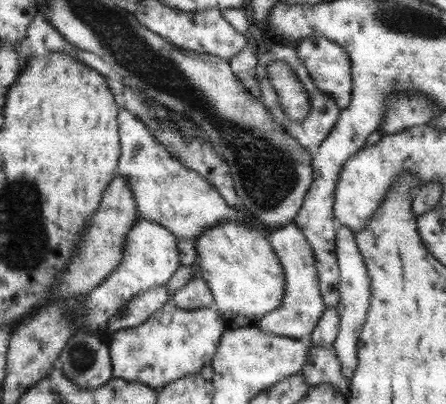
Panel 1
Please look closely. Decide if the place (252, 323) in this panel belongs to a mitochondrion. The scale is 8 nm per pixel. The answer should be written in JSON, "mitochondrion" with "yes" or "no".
{"mitochondrion":"no"}

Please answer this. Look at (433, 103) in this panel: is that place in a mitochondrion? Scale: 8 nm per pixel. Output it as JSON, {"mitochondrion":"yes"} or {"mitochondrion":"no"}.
{"mitochondrion":"no"}

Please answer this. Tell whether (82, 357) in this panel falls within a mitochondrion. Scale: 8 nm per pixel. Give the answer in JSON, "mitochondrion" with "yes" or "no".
{"mitochondrion":"yes"}

